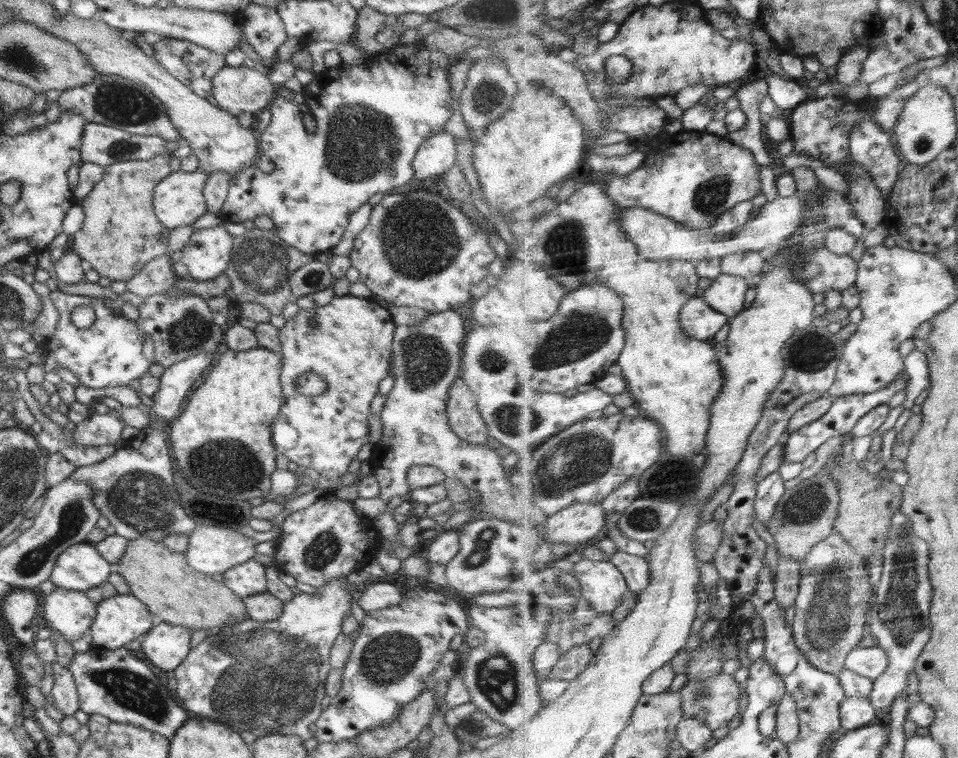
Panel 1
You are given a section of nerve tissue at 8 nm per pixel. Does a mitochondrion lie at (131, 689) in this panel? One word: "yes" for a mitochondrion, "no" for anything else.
yes

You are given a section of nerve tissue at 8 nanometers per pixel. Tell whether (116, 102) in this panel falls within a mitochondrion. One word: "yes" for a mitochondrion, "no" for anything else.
yes

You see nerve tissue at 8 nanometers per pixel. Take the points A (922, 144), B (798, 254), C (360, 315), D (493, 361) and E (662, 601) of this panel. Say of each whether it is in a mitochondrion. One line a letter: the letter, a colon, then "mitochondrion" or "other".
A: mitochondrion
B: other
C: other
D: mitochondrion
E: other

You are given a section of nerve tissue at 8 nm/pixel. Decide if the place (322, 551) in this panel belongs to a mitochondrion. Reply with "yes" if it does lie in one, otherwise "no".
yes

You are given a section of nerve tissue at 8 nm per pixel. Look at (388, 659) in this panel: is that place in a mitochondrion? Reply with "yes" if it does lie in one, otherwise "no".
yes

